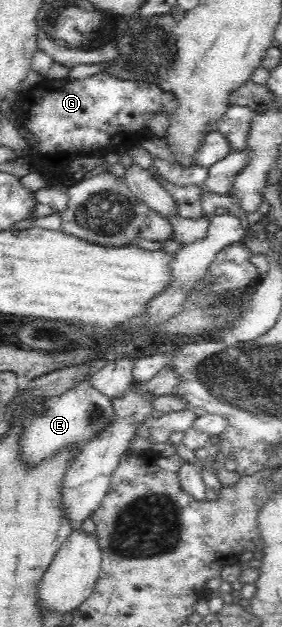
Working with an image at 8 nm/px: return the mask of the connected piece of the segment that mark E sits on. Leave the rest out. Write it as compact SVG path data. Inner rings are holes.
M85 378L60 396L47 399L44 408L32 417L18 443L21 446L21 462L25 466L36 467L64 446L77 446L77 455L84 444L95 439L112 423L115 409L112 408L111 398L98 392L90 380Z

